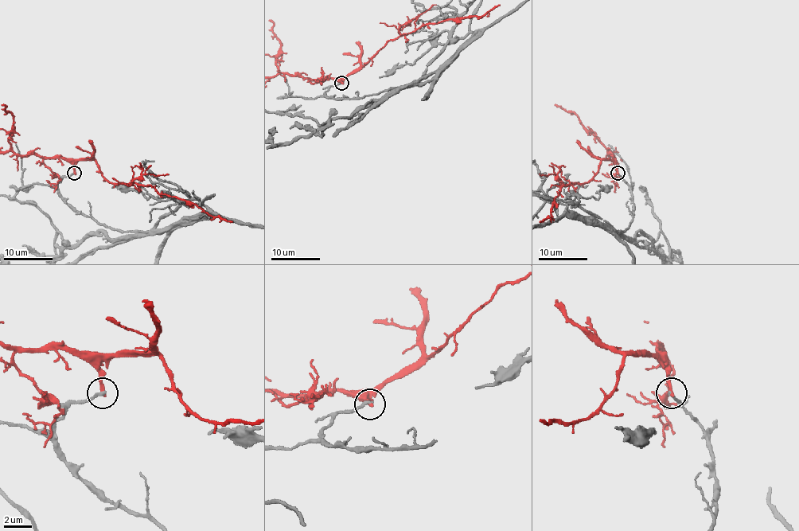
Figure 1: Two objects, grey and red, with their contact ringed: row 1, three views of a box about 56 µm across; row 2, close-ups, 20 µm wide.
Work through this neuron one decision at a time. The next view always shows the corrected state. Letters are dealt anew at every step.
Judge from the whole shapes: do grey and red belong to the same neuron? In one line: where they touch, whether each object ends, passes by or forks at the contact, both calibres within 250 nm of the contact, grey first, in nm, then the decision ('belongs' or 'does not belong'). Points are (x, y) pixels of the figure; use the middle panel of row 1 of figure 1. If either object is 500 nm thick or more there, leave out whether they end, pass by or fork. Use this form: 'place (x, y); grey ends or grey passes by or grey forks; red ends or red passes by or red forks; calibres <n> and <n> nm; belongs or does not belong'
place (341, 83); grey ends; red ends; calibres 200 and 260 nm; does not belong

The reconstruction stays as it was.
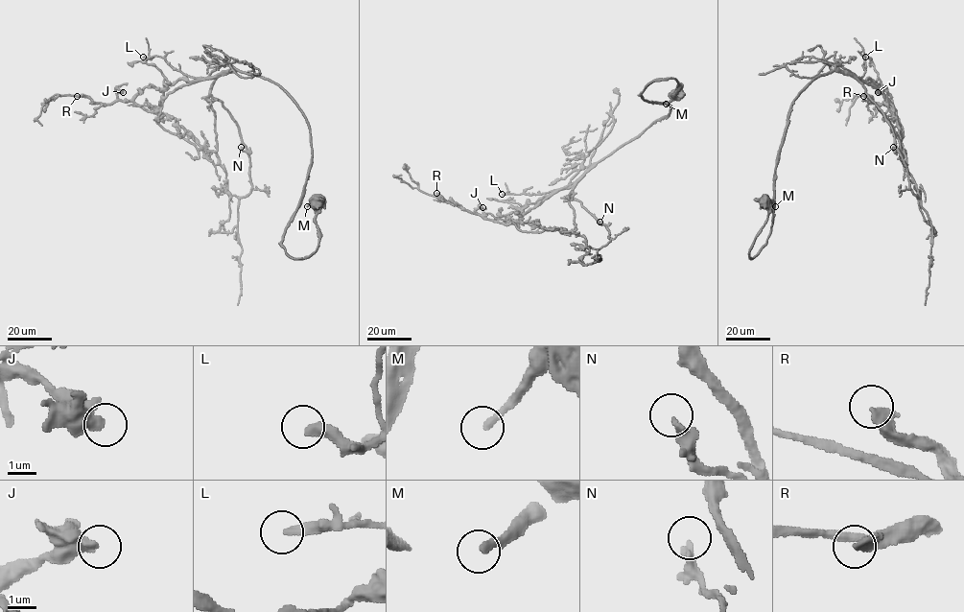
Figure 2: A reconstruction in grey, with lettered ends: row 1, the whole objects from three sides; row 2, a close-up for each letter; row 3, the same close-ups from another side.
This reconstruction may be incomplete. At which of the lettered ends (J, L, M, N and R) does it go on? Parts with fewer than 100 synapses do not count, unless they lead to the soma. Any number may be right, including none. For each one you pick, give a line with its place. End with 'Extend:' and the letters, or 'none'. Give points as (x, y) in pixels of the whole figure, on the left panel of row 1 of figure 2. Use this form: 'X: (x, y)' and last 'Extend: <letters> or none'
R: (77, 96)
Extend: R

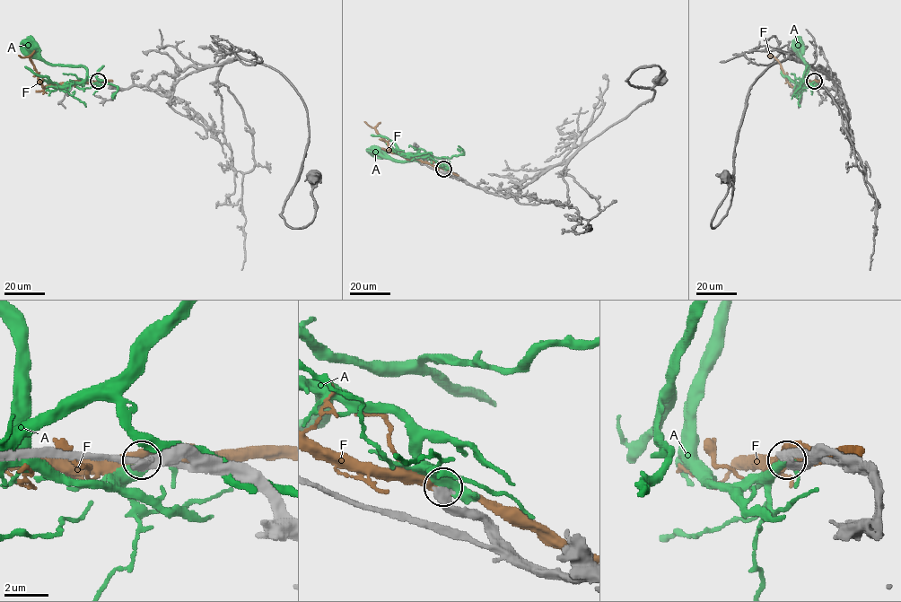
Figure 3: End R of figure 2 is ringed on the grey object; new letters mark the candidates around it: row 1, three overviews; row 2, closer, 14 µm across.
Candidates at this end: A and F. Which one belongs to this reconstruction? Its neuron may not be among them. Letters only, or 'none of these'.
none of these

